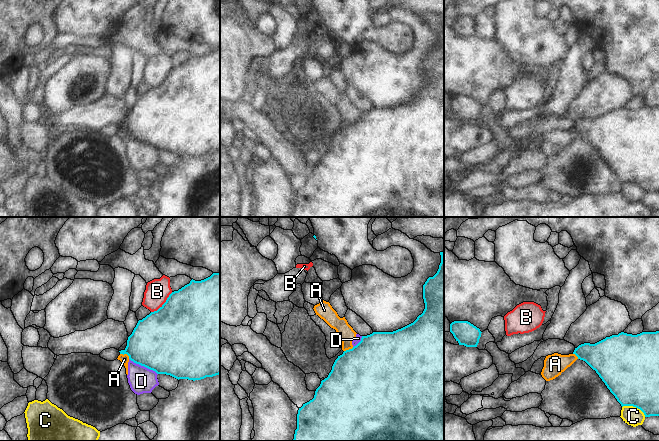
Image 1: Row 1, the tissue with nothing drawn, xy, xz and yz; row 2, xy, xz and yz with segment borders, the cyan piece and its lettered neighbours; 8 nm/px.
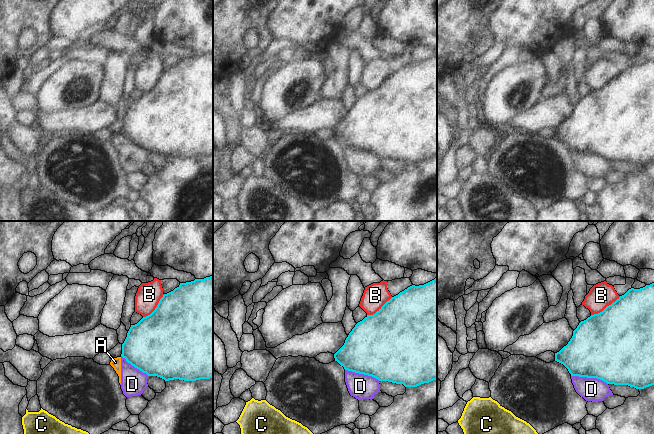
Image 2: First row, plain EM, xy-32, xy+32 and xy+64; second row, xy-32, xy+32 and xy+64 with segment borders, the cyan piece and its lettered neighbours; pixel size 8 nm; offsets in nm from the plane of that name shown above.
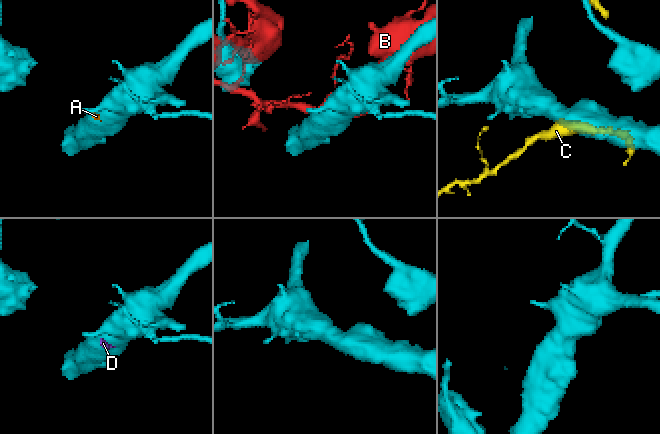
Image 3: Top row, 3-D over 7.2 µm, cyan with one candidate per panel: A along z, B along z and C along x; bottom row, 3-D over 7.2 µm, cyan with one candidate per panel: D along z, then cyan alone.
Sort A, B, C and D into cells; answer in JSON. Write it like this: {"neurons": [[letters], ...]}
{"neurons": [["A", "D"], ["B"], ["C"]]}

